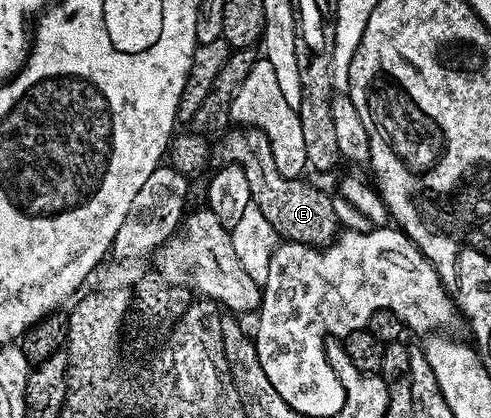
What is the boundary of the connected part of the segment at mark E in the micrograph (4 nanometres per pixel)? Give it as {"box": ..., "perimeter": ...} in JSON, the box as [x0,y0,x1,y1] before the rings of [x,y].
{"box":[221,129,339,247],"perimeter":[[[249,129],[246,134],[246,137],[236,137],[233,131],[226,132],[221,149],[225,152],[224,160],[240,165],[247,175],[249,186],[253,188],[252,204],[271,223],[278,238],[314,247],[330,244],[339,233],[337,213],[333,210],[331,199],[333,197],[309,185],[305,179],[290,179],[279,175],[267,138],[258,129]]]}

